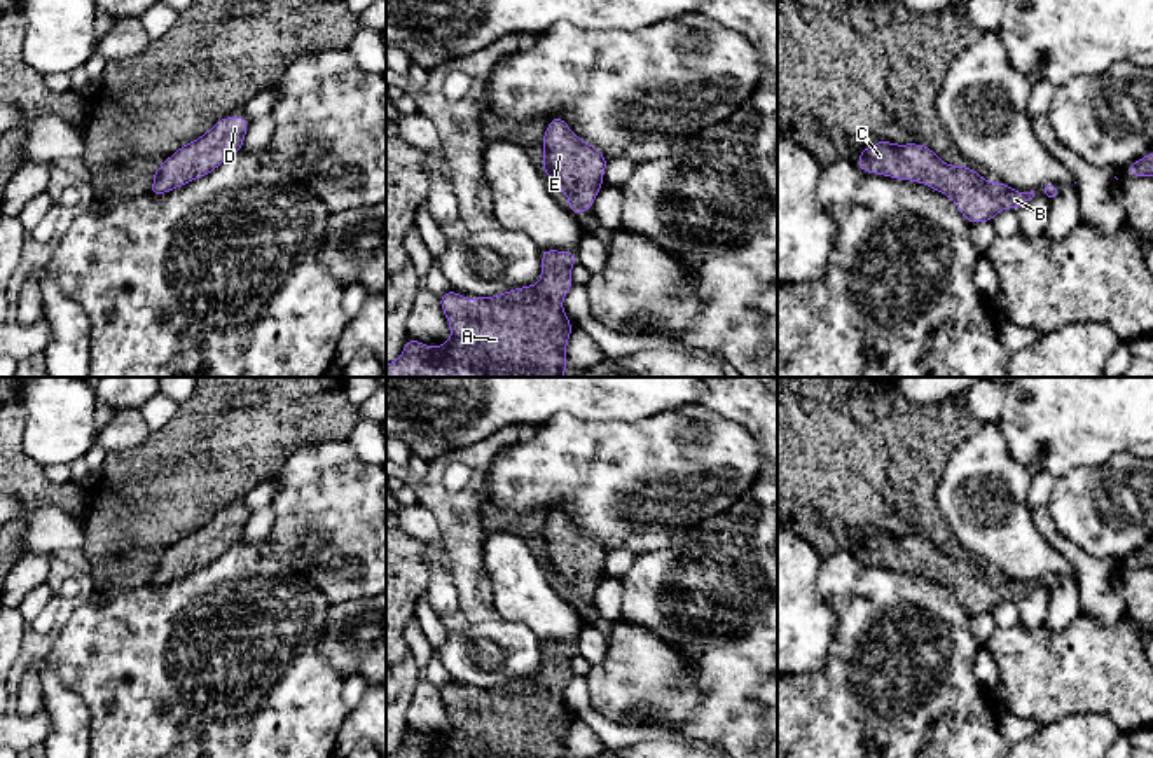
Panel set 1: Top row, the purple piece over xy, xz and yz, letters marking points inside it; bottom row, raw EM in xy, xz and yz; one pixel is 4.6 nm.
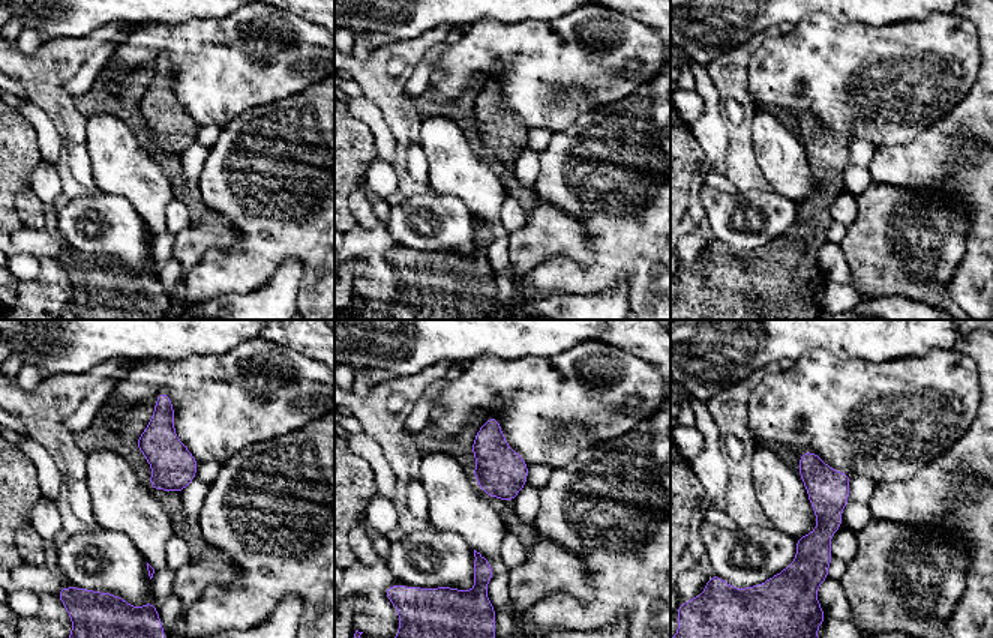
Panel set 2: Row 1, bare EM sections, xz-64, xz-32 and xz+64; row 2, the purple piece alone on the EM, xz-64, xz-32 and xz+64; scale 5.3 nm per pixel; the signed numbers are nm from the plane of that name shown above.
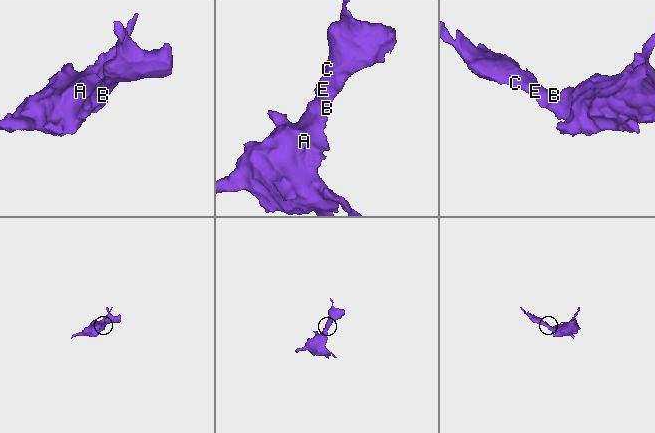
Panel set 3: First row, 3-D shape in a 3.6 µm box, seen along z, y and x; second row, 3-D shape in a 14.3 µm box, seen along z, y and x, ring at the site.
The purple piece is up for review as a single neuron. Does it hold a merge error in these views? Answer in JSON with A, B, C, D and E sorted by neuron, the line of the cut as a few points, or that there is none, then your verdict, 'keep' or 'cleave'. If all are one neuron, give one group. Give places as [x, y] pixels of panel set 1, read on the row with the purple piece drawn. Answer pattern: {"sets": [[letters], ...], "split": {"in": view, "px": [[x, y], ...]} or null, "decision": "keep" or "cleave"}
{"sets": [["A", "B", "C", "D", "E"]], "split": null, "decision": "keep"}

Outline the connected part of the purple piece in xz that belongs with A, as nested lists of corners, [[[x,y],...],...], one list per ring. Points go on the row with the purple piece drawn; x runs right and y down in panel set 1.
[[[542,250],[542,278],[536,285],[477,299],[454,290],[438,295],[451,341],[430,348],[409,335],[402,356],[386,365],[386,377],[561,377],[568,372],[564,349],[573,330],[563,299],[573,286],[570,269],[576,262],[576,253]]]

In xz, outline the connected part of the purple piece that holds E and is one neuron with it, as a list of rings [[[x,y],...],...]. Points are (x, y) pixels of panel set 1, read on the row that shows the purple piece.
[[[563,117],[549,121],[542,147],[545,175],[571,199],[566,208],[575,217],[590,210],[603,187],[608,159],[576,136]]]

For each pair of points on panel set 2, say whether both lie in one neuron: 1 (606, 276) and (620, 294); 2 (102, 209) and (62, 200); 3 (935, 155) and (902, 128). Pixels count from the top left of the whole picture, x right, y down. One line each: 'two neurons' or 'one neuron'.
1: two neurons
2: two neurons
3: two neurons

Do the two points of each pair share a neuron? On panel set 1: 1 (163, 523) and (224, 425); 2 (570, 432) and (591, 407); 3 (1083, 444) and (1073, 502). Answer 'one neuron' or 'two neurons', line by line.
1: one neuron
2: two neurons
3: two neurons

